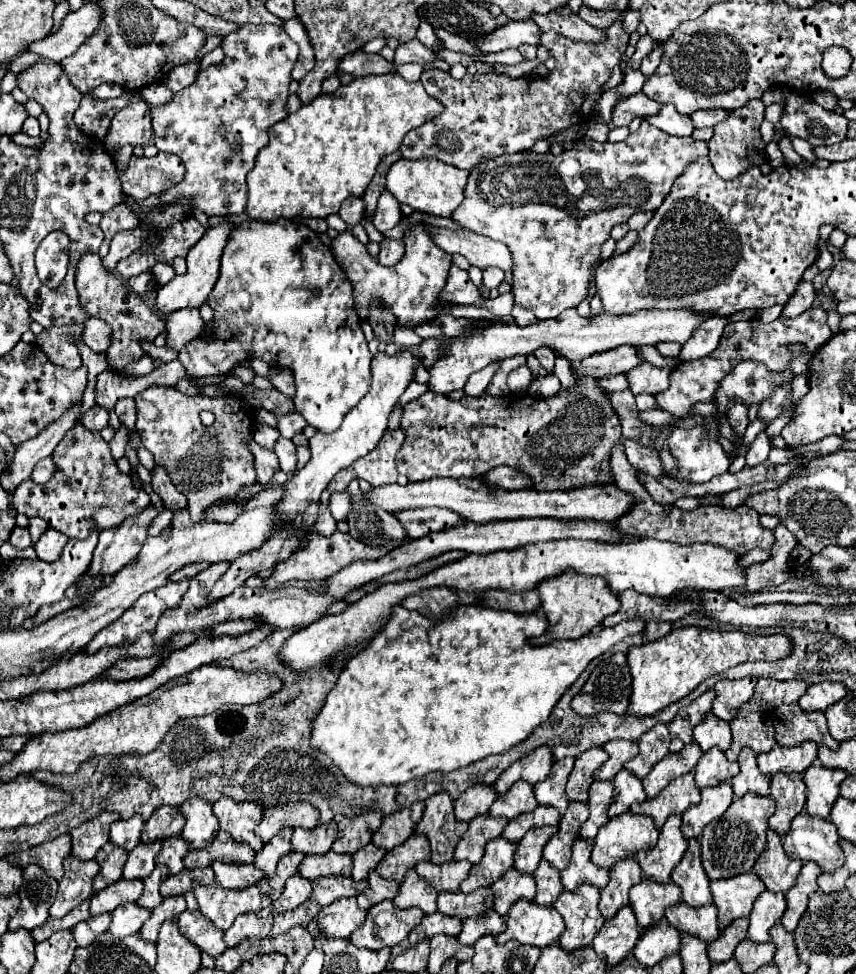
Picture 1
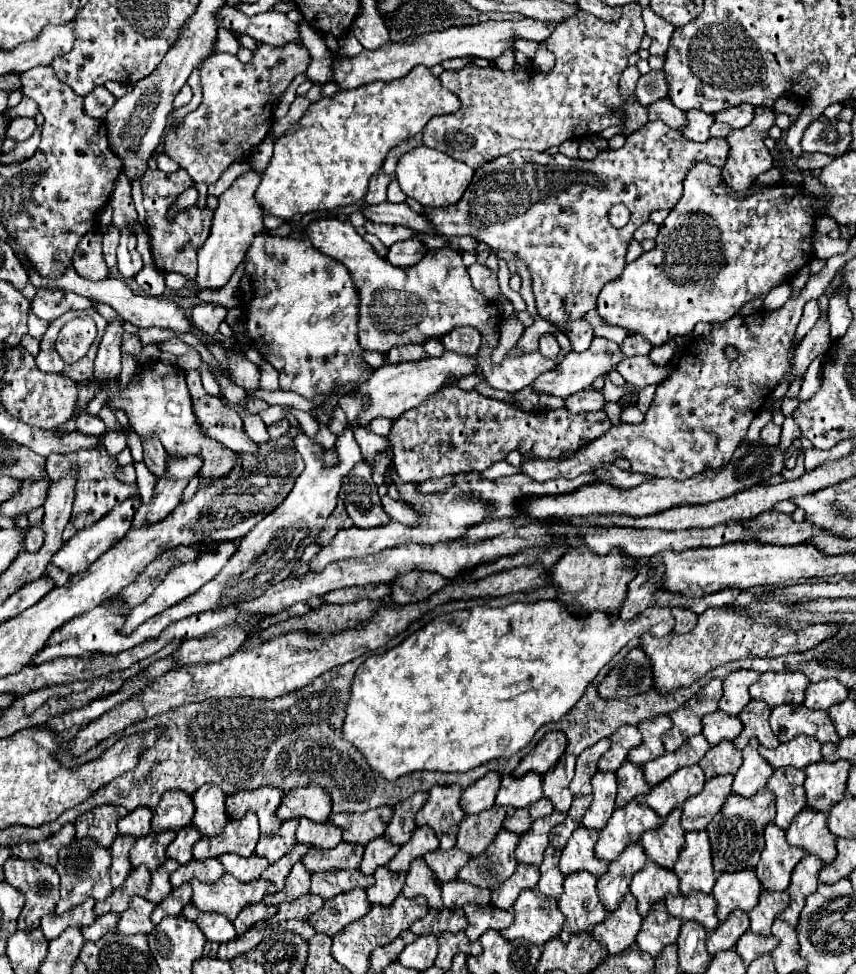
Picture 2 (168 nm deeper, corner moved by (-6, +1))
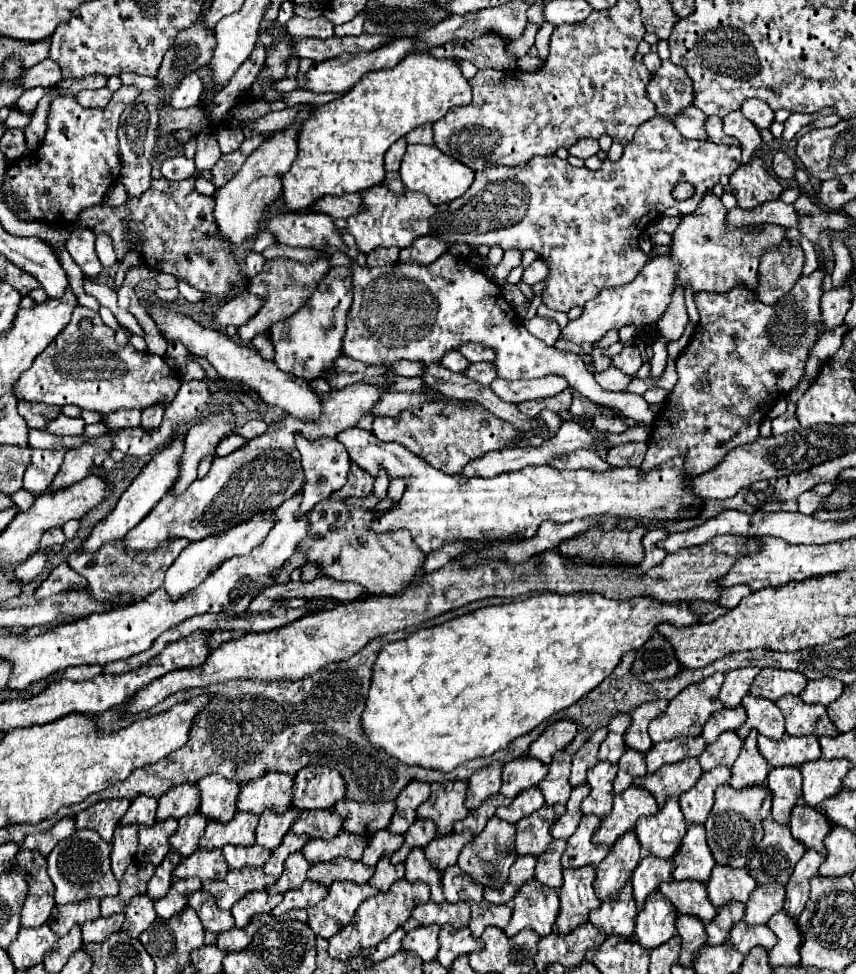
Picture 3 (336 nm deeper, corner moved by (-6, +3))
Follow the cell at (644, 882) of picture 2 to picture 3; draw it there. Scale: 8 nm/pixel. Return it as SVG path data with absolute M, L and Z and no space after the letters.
M651 854L645 856L631 876L633 896L635 896L637 906L641 908L645 904L645 898L651 892L655 892L661 882L669 882L671 874L673 874L671 858L657 858Z

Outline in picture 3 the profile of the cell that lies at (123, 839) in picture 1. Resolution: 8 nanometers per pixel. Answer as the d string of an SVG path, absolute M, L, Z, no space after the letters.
M137 796L131 800L131 806L127 814L121 818L121 824L145 824L151 826L155 822L155 812L157 812L157 800L151 796Z

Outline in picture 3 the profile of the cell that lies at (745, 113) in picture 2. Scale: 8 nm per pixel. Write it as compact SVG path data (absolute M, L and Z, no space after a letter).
M751 98L747 102L743 102L741 112L757 126L757 128L769 128L775 120L775 112L767 106L767 102L759 100L759 98Z

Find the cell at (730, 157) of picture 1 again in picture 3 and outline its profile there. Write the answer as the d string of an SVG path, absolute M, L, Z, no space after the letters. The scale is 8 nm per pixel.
M761 156L731 174L729 186L731 194L737 198L737 206L743 210L753 210L765 202L779 200L783 192L779 180L765 170Z

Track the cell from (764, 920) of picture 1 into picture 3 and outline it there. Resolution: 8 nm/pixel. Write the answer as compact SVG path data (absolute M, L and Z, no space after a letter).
M777 882L761 884L751 892L749 902L745 904L745 922L755 924L767 924L773 914L777 914L783 908L785 902L785 888Z

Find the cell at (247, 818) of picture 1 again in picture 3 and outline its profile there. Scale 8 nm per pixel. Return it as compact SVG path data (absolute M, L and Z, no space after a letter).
M267 772L261 778L247 782L237 800L237 810L247 810L253 814L261 814L265 808L273 808L277 812L287 810L291 806L291 790L295 776Z

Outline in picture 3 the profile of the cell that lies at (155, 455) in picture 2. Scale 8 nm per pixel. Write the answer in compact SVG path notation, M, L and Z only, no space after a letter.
M151 406L149 410L143 410L141 426L143 426L145 430L155 430L155 428L161 424L163 410L165 410L165 406Z

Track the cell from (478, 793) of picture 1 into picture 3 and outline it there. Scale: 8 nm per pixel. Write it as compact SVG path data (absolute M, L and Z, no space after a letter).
M495 760L489 766L479 768L471 774L467 800L465 800L465 806L469 810L475 810L481 802L485 802L489 796L499 792L499 788L501 788L501 770L503 770L503 764Z

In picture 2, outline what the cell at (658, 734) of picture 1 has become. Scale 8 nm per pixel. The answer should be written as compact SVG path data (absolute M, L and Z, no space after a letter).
M657 716L655 720L641 722L637 728L643 736L643 742L641 742L641 746L631 750L627 760L635 766L641 766L641 764L647 764L649 760L655 760L655 758L665 754L663 732L667 732L671 728L671 718L669 716Z

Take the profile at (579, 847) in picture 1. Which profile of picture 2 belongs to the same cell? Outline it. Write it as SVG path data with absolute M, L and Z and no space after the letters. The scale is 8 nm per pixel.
M579 826L571 834L571 840L563 848L561 862L559 862L559 868L565 876L579 872L579 870L587 870L597 878L597 876L603 876L603 872L607 872L609 864L599 860L593 852L597 836L599 836L597 830L589 830L585 826Z

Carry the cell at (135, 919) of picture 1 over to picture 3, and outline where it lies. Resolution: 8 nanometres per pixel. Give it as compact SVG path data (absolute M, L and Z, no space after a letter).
M147 894L131 898L127 912L125 912L125 922L123 922L125 934L129 934L131 938L137 938L143 930L147 930L153 924L153 920L157 918L153 902L155 900L149 898Z

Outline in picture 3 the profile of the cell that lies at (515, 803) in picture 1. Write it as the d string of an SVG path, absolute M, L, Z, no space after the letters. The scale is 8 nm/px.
M531 756L515 758L503 766L501 794L515 798L519 792L531 786L537 786L545 778L547 772L549 768L543 762L539 762L537 758L531 758Z

